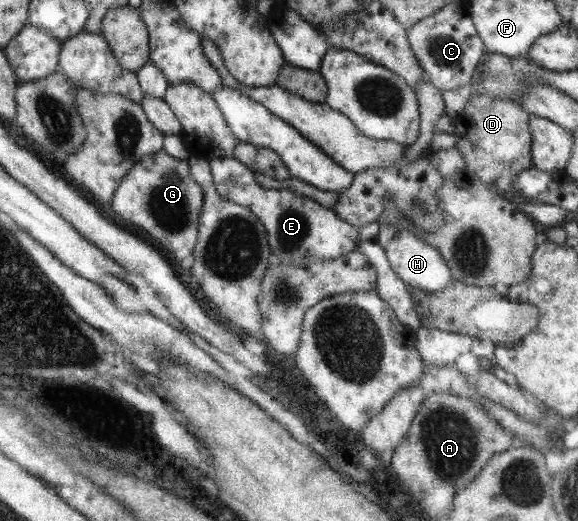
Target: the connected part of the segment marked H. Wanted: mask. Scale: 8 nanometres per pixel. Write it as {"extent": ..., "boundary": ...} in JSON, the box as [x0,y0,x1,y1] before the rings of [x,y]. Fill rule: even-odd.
{"extent":[376,224,454,292],"boundary":[[[380,224],[376,241],[384,248],[396,275],[409,287],[434,292],[446,289],[454,282],[453,275],[442,254],[432,245],[418,239],[414,233],[408,232],[408,229],[396,225]]]}

